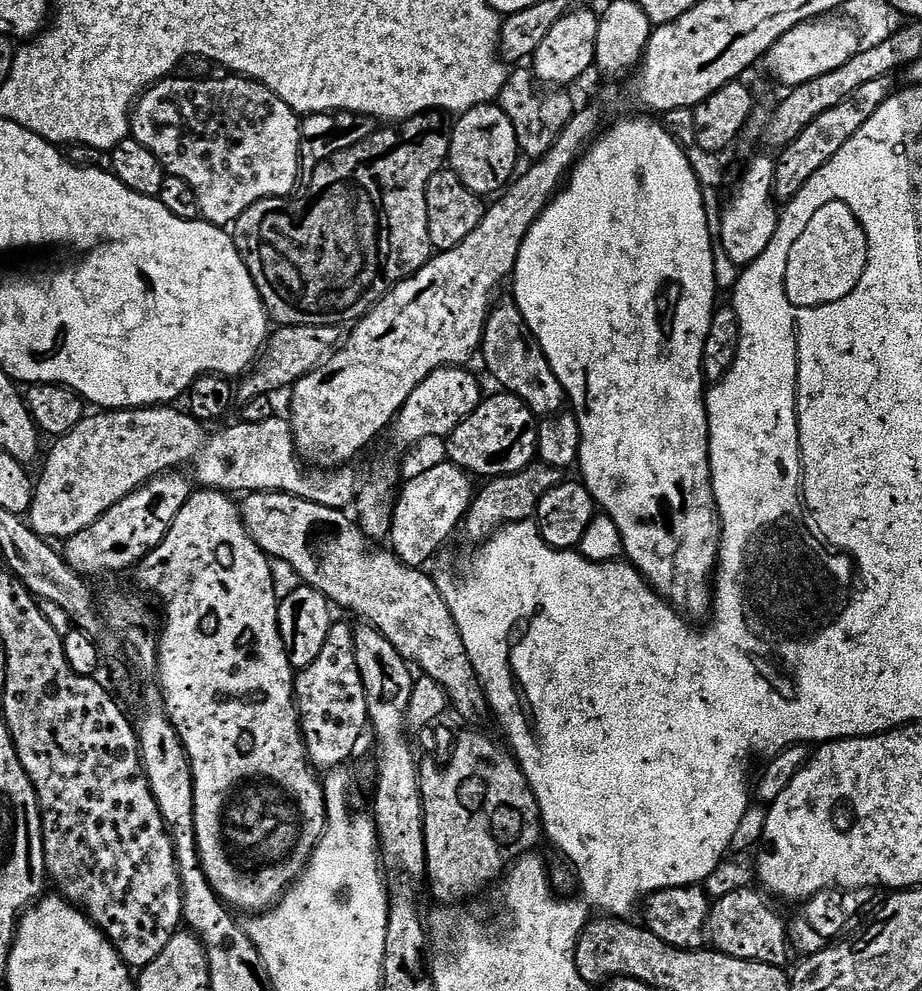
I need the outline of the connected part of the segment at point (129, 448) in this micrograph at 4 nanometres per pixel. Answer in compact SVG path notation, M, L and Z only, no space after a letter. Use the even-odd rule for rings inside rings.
M153 406L150 408L130 408L127 410L100 410L95 414L97 416L92 416L92 414L85 415L84 419L80 420L72 430L64 436L59 437L59 439L53 443L56 445L48 452L48 461L45 462L44 469L40 472L40 480L38 476L38 479L35 481L32 504L26 513L28 527L40 536L45 538L53 538L52 536L67 538L93 527L93 525L103 517L106 510L115 508L117 504L127 501L129 497L135 493L132 491L134 491L139 484L145 483L144 485L147 485L149 482L157 479L161 474L168 474L173 470L179 469L176 468L179 464L192 464L193 470L196 471L197 481L195 480L195 483L197 485L203 486L204 488L214 488L218 492L227 492L229 494L237 494L236 492L240 492L239 494L247 494L250 492L285 492L291 496L306 498L310 502L318 502L322 506L343 509L345 506L353 503L354 497L358 492L358 483L356 484L356 476L351 472L351 467L340 466L335 470L312 470L316 472L304 472L306 464L294 451L292 425L287 419L279 420L278 417L272 416L269 420L256 420L253 424L236 424L233 428L224 428L221 432L214 433L204 444L204 432L200 429L203 428L201 421L194 419L187 411L181 410L181 412L179 412L176 406Z

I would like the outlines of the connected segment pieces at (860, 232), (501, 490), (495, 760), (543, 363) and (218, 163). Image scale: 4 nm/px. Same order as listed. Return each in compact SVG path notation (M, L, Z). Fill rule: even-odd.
M829 198L824 202L820 209L813 211L813 218L791 247L786 261L789 296L798 304L818 304L825 300L838 302L858 286L866 270L868 243L864 227L850 206Z
M536 462L527 468L523 468L520 472L515 472L509 476L494 476L487 481L488 484L484 489L477 491L472 497L472 505L468 507L468 514L463 521L463 531L468 531L468 536L476 542L483 542L492 535L493 532L500 531L505 524L517 524L519 520L527 520L535 517L536 507L543 496L547 494L554 485L561 483L562 472L559 468L552 468L546 462Z
M460 732L455 737L451 756L443 766L438 766L442 768L428 764L419 769L420 797L425 812L426 884L432 887L433 898L440 900L436 902L464 902L467 896L482 891L487 884L495 885L505 875L509 865L531 853L535 849L532 847L542 840L536 795L520 765L505 749L504 752L484 732ZM432 806L436 806L436 814L430 812Z
M505 298L491 305L488 320L484 323L482 356L483 352L484 364L492 371L493 378L501 384L499 387L517 396L532 411L533 416L547 418L557 415L565 407L564 388L552 373L544 351L532 339L532 333L528 331L515 300Z
M165 78L160 81L158 91L164 96L180 96L183 92L197 92L204 101L201 102L200 108L163 108L162 105L156 104L152 108L152 104L148 98L141 99L138 107L133 111L130 121L130 132L133 137L139 139L142 146L146 146L146 150L150 150L150 154L154 154L154 158L158 158L160 165L164 167L165 173L170 176L182 178L182 182L186 182L190 186L190 190L194 190L196 201L200 207L200 216L207 220L210 224L219 224L221 226L235 225L237 218L247 210L250 206L254 206L254 202L259 200L269 200L275 196L288 198L293 195L292 192L296 188L296 183L302 178L301 163L302 157L300 152L301 139L301 117L290 106L286 106L286 102L282 102L282 98L278 98L278 94L274 94L264 84L260 84L257 80L249 80L247 78L228 78L232 80L176 80L177 78Z

